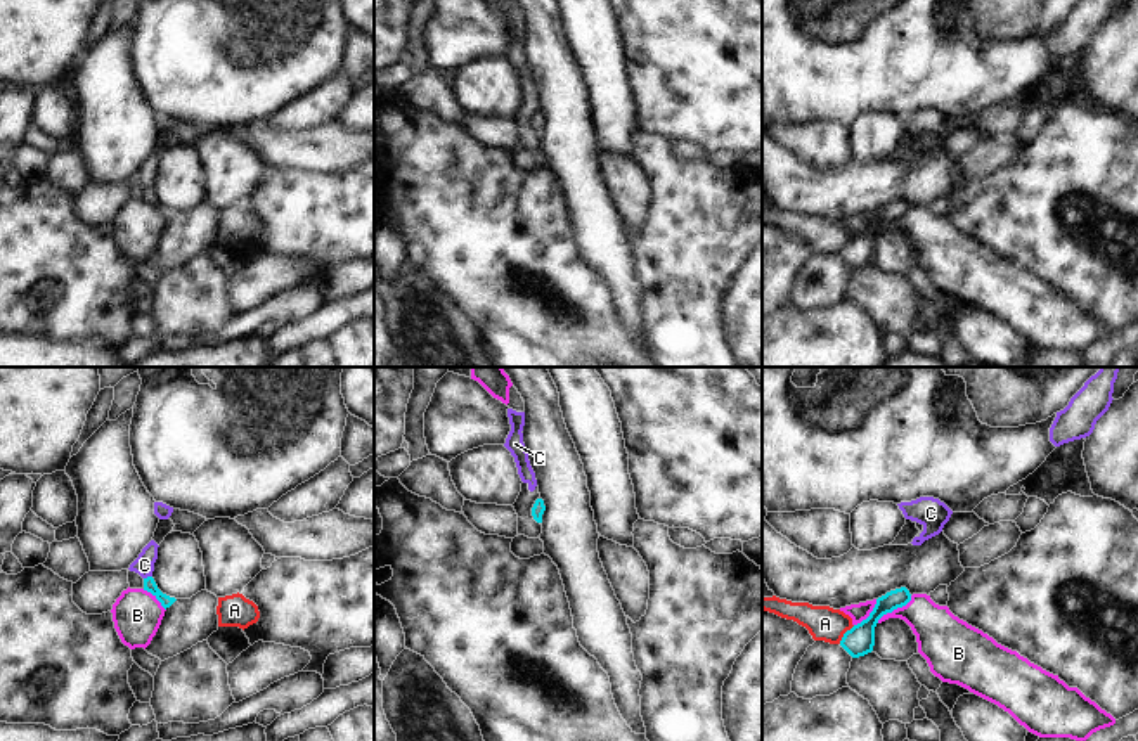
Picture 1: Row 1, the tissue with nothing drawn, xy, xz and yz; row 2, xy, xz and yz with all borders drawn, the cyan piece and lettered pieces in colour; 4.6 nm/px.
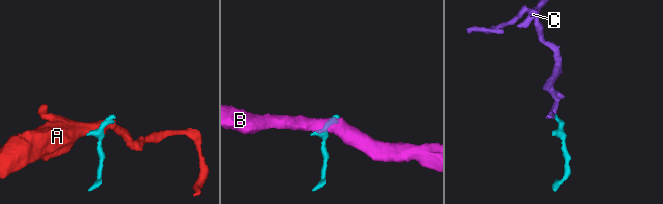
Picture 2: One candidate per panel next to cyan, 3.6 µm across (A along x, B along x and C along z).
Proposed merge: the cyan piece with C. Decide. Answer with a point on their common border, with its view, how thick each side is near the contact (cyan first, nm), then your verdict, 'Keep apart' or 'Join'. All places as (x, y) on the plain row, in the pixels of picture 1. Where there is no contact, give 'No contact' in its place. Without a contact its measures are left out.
Touches cyan at xy (148, 189). Thickness 60 nm (cyan) against 100 nm. Join.

